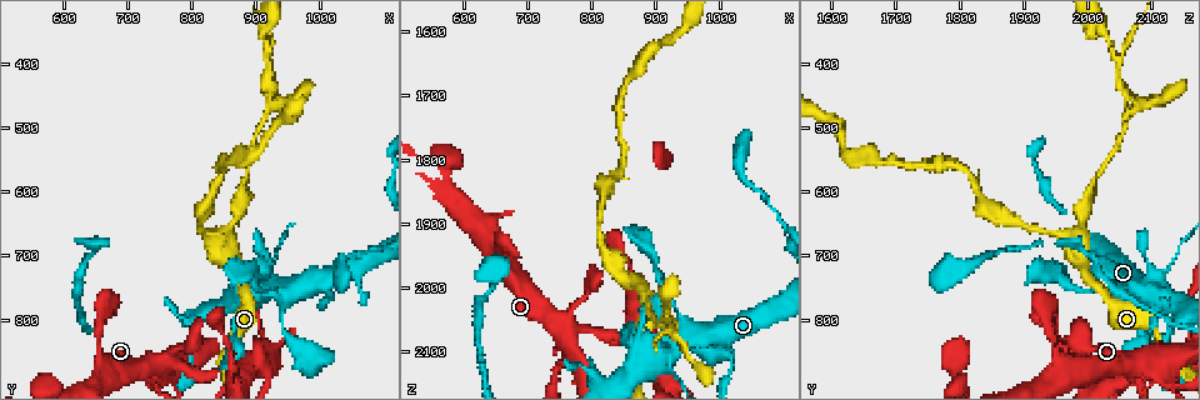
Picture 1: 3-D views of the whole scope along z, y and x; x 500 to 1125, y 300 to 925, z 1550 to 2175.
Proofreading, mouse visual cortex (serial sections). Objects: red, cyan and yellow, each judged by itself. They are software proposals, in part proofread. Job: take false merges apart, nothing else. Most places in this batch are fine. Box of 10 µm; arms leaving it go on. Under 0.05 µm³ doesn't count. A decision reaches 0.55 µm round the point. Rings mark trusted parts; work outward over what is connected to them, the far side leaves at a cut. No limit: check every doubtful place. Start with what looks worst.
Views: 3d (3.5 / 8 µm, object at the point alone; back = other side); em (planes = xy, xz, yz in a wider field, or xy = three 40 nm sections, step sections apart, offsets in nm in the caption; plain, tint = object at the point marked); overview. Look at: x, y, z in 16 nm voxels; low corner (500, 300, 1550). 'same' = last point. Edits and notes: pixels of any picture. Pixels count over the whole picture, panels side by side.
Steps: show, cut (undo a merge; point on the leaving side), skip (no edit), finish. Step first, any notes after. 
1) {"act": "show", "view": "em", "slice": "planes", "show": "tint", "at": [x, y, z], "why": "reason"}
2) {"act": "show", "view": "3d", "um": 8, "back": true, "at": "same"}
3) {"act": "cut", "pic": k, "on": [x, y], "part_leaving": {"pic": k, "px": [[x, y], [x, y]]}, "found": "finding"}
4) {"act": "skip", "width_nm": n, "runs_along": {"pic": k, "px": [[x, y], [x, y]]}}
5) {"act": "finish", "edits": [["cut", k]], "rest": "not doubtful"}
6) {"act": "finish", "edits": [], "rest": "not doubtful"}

{"act": "show", "view": "3d", "um": 8, "at": [850, 680, 1990], "why": "a fork"}

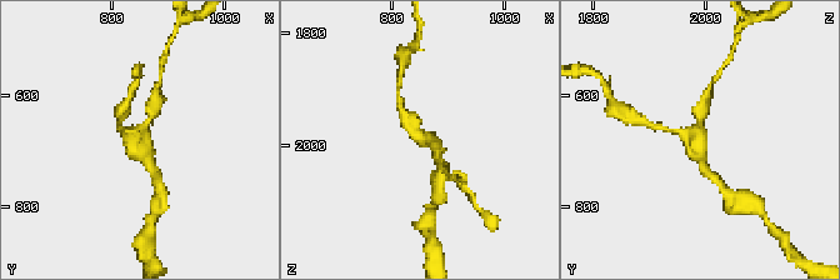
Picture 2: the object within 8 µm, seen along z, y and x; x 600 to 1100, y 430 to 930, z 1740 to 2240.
{"act": "show", "view": "3d", "um": 3.5, "at": "same"}

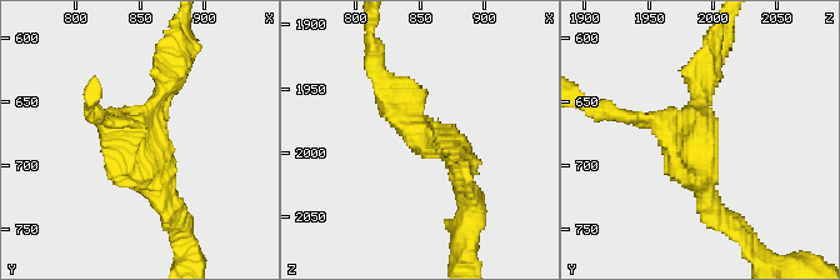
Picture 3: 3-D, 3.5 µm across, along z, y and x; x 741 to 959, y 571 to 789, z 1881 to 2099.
{"act": "skip", "runs_along": {"pic": 3, "px": [[714, 208], [695, 131], [634, 120]]}, "found": "continuous, no second cell"}

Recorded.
{"act": "show", "view": "3d", "um": 3.5, "at": [915, 470, 2060], "why": "three-way junction"}

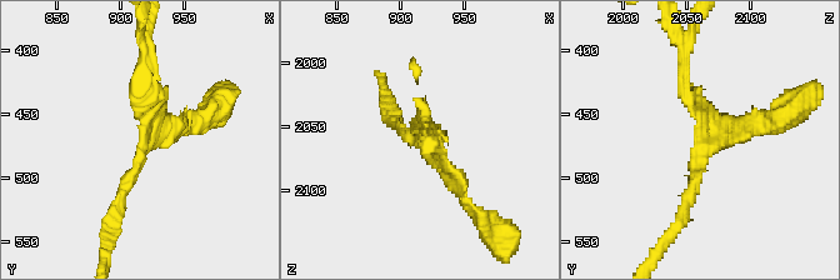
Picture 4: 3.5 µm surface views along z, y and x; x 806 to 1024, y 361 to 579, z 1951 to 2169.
{"act": "show", "view": "em", "slice": "xy", "step": 1, "show": "tint", "at": [918, 478, 2062]}

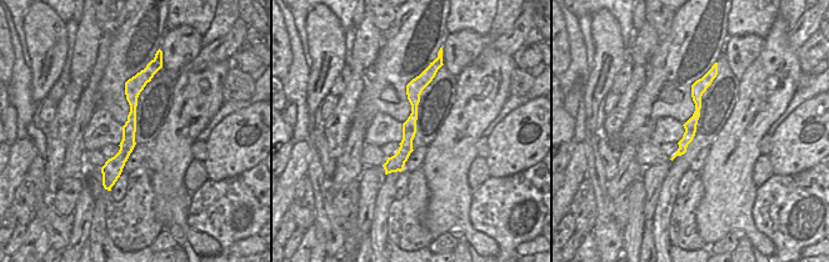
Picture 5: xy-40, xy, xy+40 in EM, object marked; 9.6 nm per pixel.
{"act": "show", "view": "em", "slice": "planes", "show": "tint", "at": "same", "why": "another direction"}

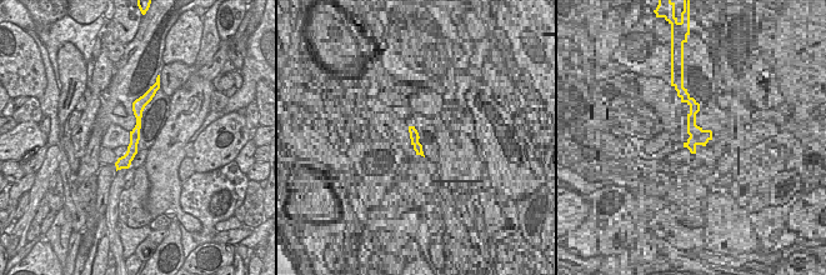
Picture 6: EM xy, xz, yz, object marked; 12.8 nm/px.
{"act": "skip", "runs_along": {"pic": 6, "px": [[145, 100], [133, 150], [119, 165]]}, "found": "one cell here"}

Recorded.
{"act": "show", "view": "3d", "um": 8, "back": true, "at": [920, 400, 2050], "why": "two arms in line, one across"}

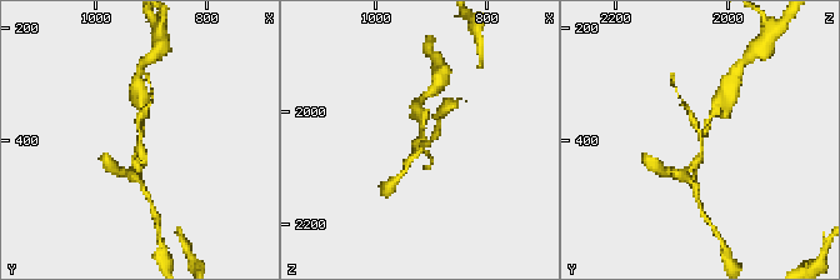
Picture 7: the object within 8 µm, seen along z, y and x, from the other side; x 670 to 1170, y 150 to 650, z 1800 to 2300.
{"act": "show", "view": "3d", "um": 3.5, "at": "same"}

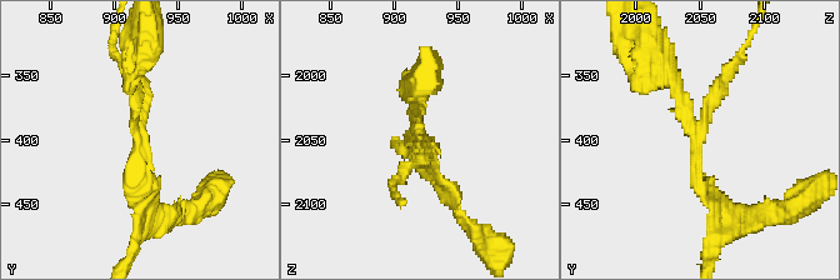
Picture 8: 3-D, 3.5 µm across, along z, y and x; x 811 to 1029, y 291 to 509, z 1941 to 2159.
{"act": "show", "view": "em", "slice": "xy", "step": 1, "show": "tint", "at": [918, 396, 2046], "arms": 3, "arm_widths_nm": [150, 150, 200], "why": "now the EM"}

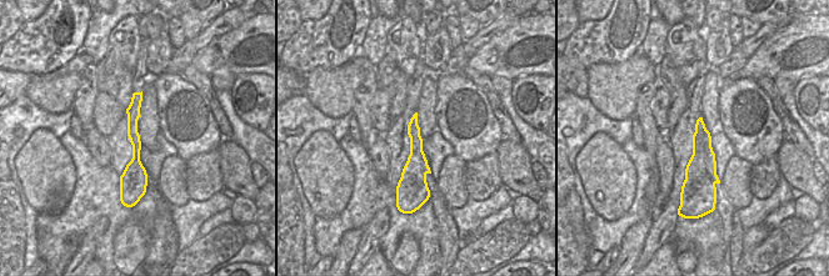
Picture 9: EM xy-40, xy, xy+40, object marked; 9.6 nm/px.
{"act": "skip", "runs_along": {"pic": 8, "px": [[710, 216], [698, 136], [660, 64]]}, "found": "all the same cell"}

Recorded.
{"act": "show", "view": "3d", "um": 3.5, "at": [940, 770, 2080], "why": "thin arm on a thick one"}

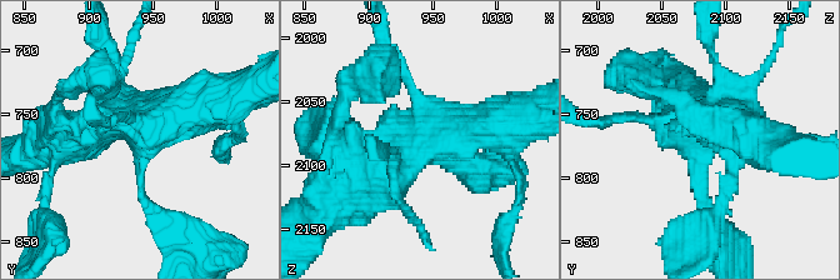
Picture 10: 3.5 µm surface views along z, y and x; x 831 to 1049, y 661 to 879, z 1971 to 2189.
{"act": "show", "view": "em", "slice": "xy", "step": 2, "show": "tint", "at": [938, 772, 2080]}

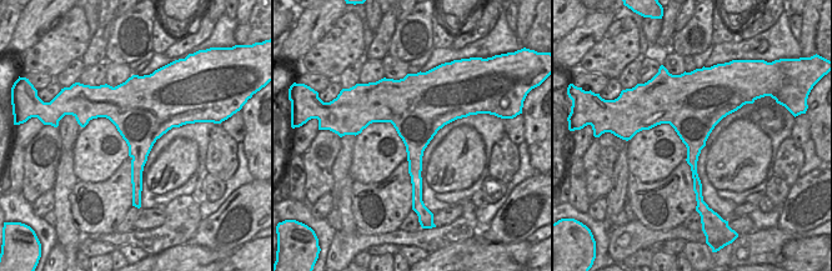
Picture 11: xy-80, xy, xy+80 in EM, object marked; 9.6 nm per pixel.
{"act": "skip", "width_nm": 600, "runs_along": {"pic": 10, "px": [[504, 125], [434, 129], [361, 176]]}, "found": "all the same cell"}

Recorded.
{"act": "finish", "edits": [], "rest": "not doubtful"}

